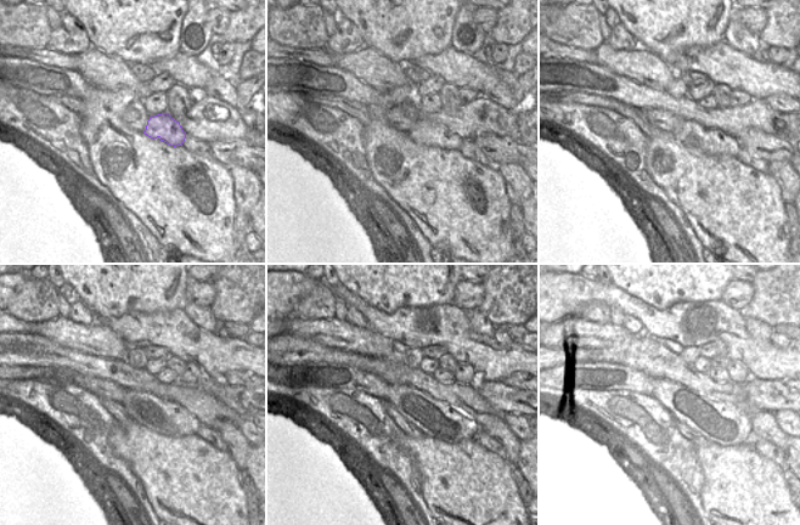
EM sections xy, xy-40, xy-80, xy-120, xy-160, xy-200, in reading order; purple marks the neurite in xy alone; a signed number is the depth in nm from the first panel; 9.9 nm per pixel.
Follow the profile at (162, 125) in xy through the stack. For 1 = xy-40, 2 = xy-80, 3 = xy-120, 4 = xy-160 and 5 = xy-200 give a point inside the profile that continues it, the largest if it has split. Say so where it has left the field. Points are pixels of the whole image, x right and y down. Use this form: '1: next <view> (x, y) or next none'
1: next xy-40 (444, 137)
2: next xy-80 (717, 142)
3: next xy-120 (178, 422)
4: next xy-160 (451, 425)
5: next xy-200 (726, 425)

